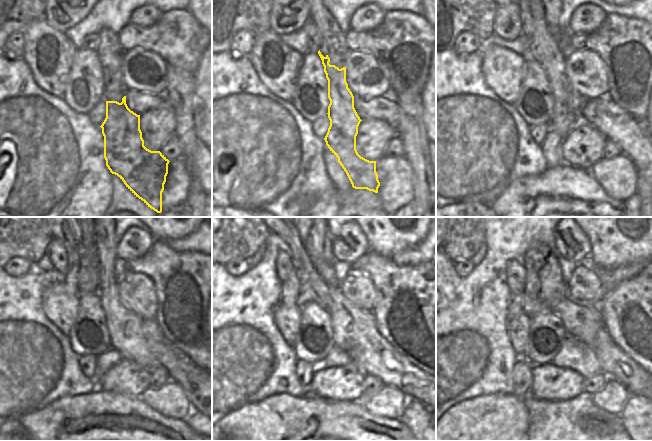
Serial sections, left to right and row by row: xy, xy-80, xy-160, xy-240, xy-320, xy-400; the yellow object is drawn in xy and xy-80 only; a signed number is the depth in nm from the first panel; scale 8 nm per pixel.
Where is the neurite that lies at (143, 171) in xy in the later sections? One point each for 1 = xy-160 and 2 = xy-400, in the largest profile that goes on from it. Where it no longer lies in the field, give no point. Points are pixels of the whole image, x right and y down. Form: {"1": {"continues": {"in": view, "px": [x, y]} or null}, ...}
{"1": {"continues": {"in": "xy-160", "px": [543, 48]}}, "2": {"continues": null}}

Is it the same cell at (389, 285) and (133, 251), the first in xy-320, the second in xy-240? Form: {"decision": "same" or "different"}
{"decision": "different"}

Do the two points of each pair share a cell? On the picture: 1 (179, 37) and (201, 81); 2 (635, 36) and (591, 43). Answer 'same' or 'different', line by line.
1: different
2: same

